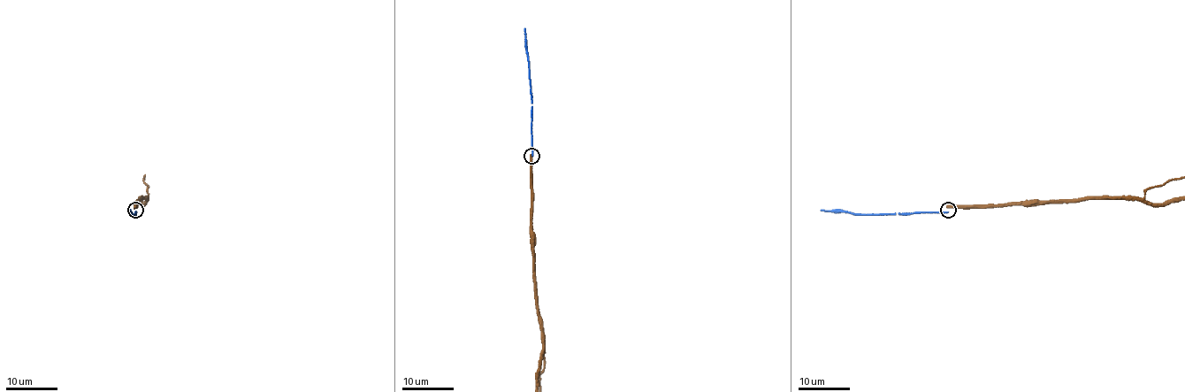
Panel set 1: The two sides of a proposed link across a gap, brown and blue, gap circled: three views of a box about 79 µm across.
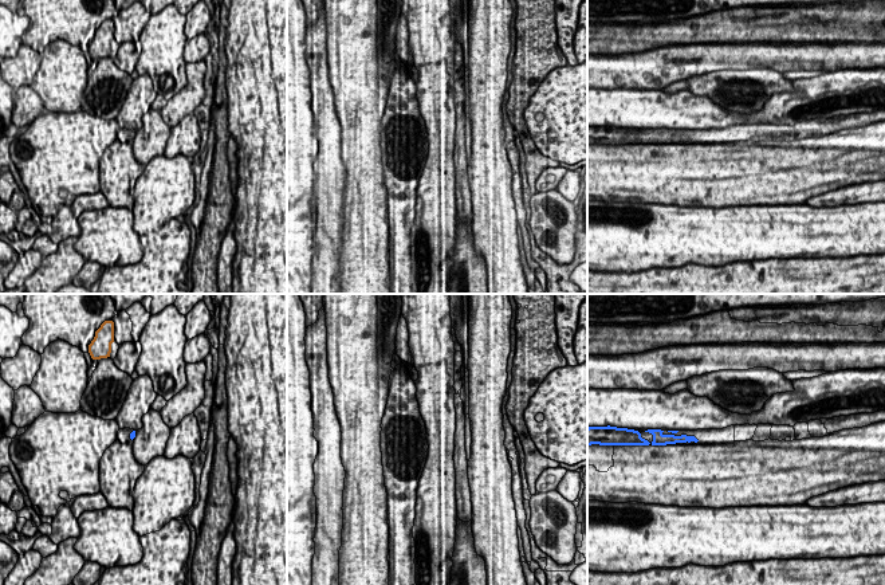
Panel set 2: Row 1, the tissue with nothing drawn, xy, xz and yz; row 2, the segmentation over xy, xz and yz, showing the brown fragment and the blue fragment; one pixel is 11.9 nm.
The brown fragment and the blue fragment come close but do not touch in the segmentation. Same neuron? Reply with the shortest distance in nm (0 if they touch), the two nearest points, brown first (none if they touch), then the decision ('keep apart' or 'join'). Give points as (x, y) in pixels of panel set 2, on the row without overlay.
gap 950 nm; span xy (106, 57), (133, 130); keep apart

